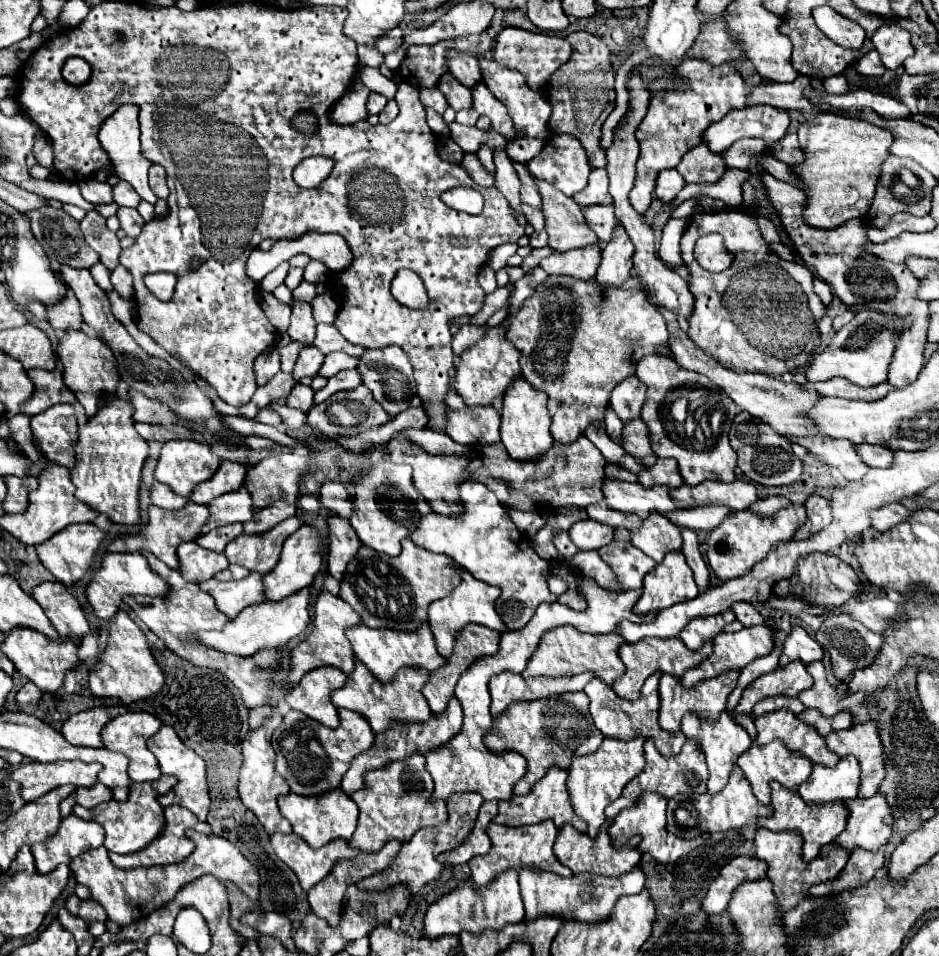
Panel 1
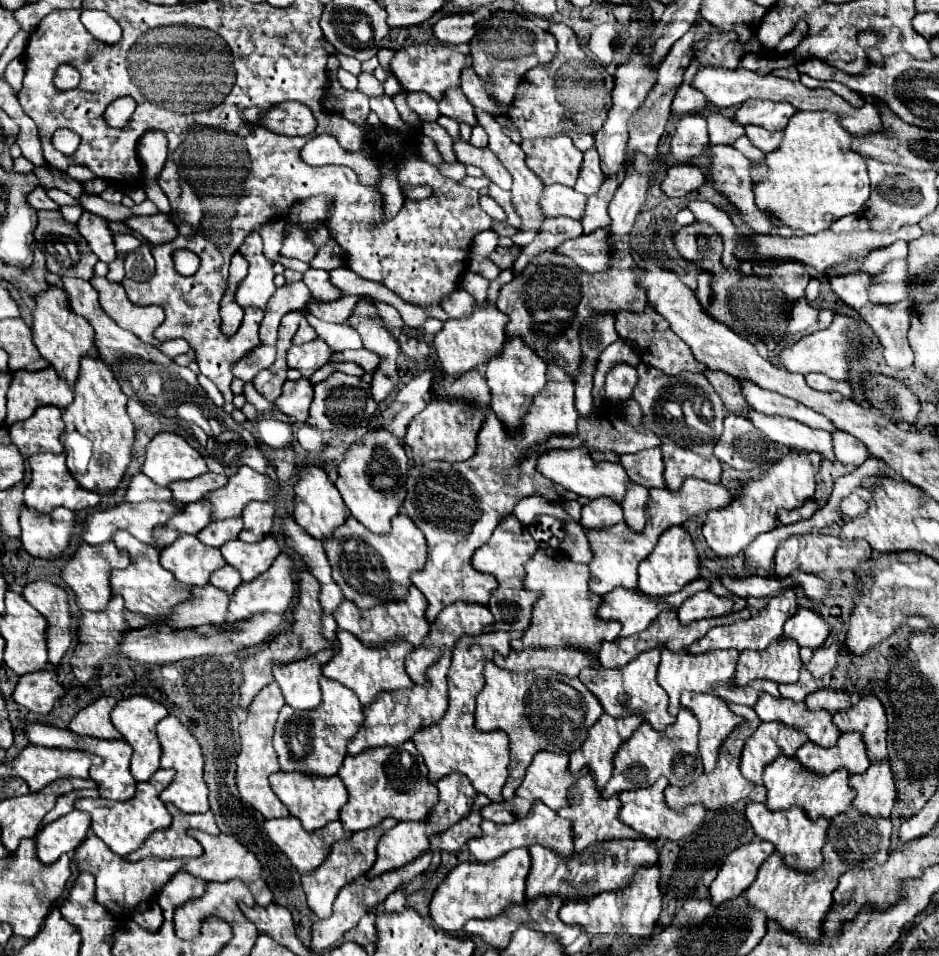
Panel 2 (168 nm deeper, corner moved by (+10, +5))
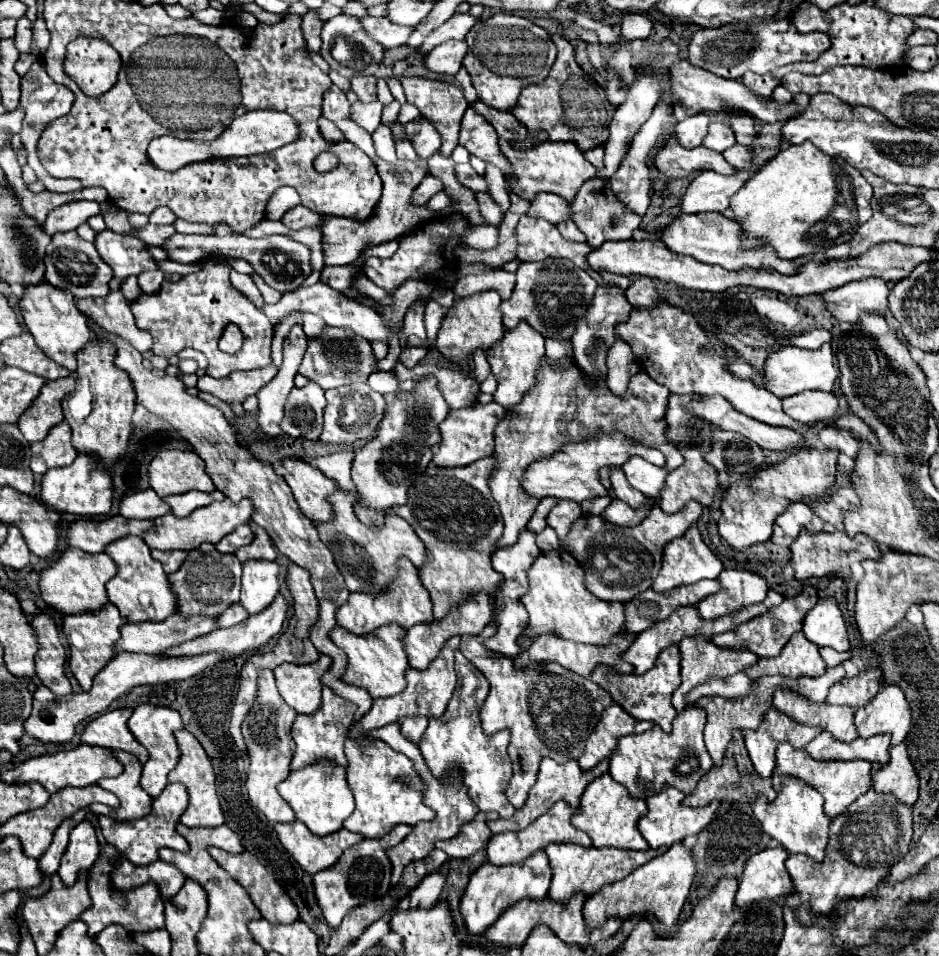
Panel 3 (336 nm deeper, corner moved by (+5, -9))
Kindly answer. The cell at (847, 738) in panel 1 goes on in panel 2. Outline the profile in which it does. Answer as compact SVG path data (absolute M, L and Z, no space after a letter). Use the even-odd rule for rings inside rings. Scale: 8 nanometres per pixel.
M875 694L859 698L849 710L835 712L833 722L839 726L841 732L861 732L863 740L867 742L867 752L871 762L879 758L887 758L887 716L885 706Z

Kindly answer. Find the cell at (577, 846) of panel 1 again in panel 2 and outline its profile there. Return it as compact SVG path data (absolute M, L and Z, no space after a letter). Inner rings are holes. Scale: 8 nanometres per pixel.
M587 772L585 776L581 776L575 786L569 788L567 794L569 806L563 806L557 810L559 816L569 818L573 822L573 832L575 832L575 852L583 852L589 846L595 846L595 842L603 842L603 840L623 840L623 838L641 838L641 834L637 834L633 828L627 828L621 820L619 820L619 810L621 810L621 802L619 802L619 794L613 794L609 798L603 798L601 792L597 790L595 784L595 774Z

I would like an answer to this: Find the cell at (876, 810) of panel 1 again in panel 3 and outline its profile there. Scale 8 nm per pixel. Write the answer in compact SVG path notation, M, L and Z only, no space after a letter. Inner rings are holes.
M900 744L890 748L890 760L884 768L874 766L872 786L874 792L890 794L902 804L912 806L918 798L918 776L908 758L906 750L900 750Z

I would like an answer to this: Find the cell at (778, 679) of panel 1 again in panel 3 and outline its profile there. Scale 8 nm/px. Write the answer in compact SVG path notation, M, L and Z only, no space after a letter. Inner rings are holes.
M796 632L782 652L774 658L762 658L754 666L746 668L746 676L758 680L760 676L774 676L780 674L784 678L816 678L822 676L826 670L818 646L808 642L802 632Z

